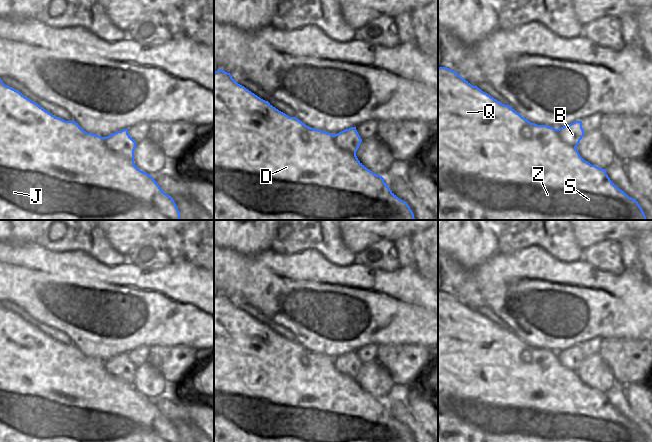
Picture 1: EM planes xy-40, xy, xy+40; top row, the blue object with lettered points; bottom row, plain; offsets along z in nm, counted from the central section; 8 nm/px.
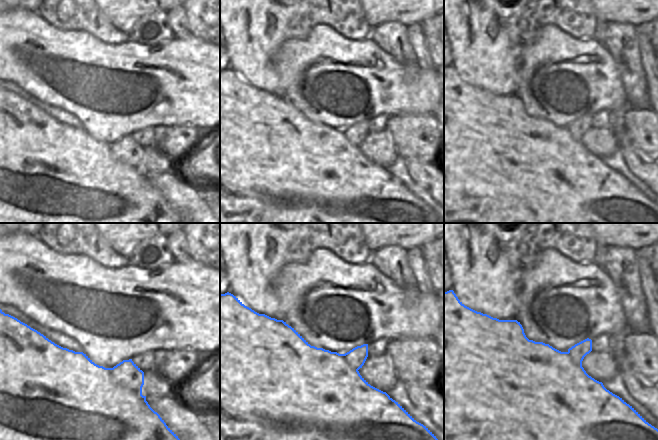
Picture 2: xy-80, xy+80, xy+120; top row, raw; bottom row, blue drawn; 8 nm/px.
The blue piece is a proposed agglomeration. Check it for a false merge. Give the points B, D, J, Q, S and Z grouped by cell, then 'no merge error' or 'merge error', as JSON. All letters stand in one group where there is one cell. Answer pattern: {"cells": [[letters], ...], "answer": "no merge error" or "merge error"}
{"cells": [["B"], ["D", "J", "Q", "S", "Z"]], "answer": "merge error"}

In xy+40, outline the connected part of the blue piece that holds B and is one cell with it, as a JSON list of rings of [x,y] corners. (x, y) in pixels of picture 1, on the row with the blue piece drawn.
[[[575,121],[569,125],[559,128],[558,136],[563,143],[571,147],[577,147],[584,136],[582,121]]]

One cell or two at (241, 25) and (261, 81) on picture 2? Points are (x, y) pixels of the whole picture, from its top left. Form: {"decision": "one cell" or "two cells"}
{"decision": "one cell"}

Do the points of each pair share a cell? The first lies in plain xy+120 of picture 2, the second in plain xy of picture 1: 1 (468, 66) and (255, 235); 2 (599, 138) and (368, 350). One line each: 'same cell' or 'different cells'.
1: same cell
2: different cells

